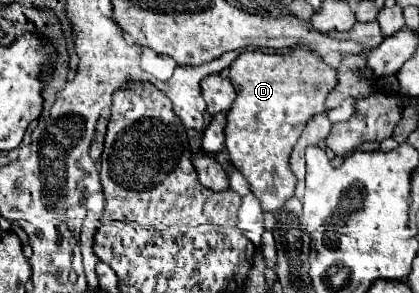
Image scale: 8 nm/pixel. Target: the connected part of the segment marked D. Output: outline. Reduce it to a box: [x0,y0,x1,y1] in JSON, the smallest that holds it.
[225,49,337,211]

